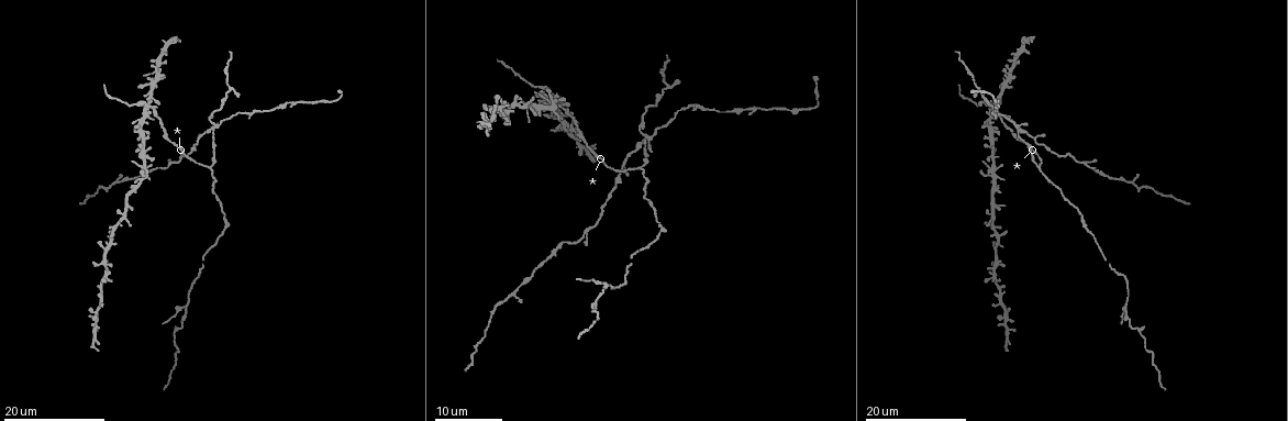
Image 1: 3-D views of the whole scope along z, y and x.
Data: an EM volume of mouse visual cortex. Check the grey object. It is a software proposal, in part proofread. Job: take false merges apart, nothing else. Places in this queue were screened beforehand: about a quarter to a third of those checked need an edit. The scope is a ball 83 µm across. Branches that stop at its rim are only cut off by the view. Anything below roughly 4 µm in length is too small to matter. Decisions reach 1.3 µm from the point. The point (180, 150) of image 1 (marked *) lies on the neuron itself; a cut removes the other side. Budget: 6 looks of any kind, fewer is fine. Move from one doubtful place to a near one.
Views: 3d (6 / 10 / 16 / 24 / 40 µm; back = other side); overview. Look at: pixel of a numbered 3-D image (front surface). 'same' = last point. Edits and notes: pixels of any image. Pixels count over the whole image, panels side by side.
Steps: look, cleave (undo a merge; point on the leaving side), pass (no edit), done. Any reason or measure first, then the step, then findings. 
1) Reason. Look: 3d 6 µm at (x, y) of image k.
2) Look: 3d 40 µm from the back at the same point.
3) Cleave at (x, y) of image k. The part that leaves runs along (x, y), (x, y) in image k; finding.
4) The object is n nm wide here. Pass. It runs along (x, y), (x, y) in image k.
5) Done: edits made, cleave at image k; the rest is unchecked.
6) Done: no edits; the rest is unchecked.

Three-way junction. Look: 3d 16 µm at (640, 168) of image 1.

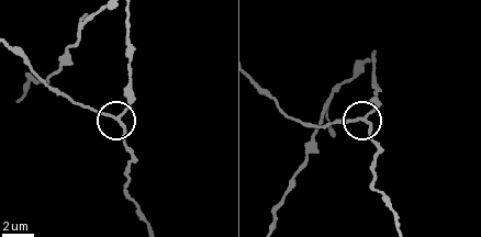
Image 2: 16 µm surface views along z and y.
Look: 3d 6 µm at (119, 119) of image 2.

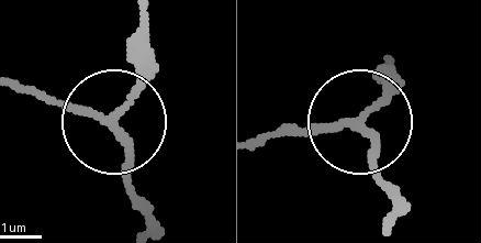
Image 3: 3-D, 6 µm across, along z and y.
The object is 170 nm wide here. Pass. It runs along (9, 80), (110, 119), (142, 56) in image 3; continuous, no second neuron.

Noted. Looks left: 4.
Look: 3d 24 µm at (1017, 126) of image 1.

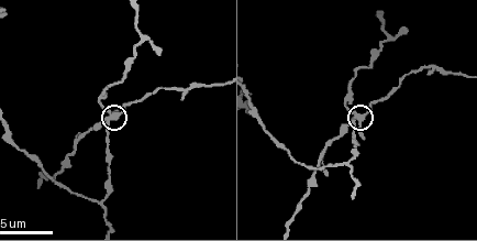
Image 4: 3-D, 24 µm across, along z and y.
Look: 3d 6 µm at (111, 116) of image 4.

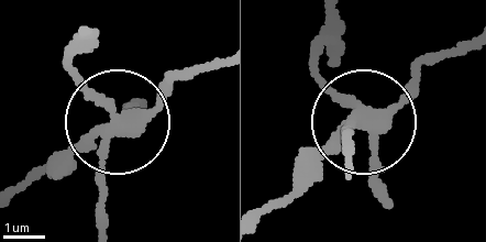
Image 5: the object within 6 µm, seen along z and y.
4 arms meet here. Cleave at (70, 157) of image 5. The part that leaves runs along (110, 128), (15, 191) in image 5; a second neuron is stuck on.

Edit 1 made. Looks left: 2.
Sudden change in width. Look: 3d 16 µm at (1137, 326) of image 1.

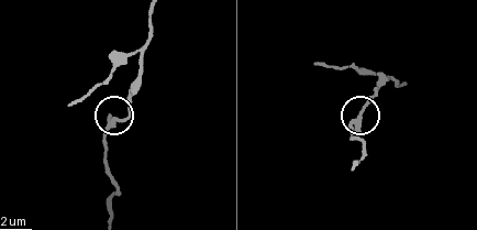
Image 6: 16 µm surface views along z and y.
Look: 3d 10 µm at (363, 108) of image 6.

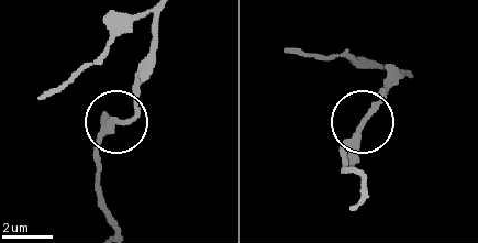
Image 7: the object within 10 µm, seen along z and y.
The object is 210 nm wide here. Pass. It runs along (158, 21), (137, 109), (112, 123), (96, 157) in image 7; all the same neuron.

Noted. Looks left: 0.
Done: edits made, cleave at image 5; the rest is unchecked.

